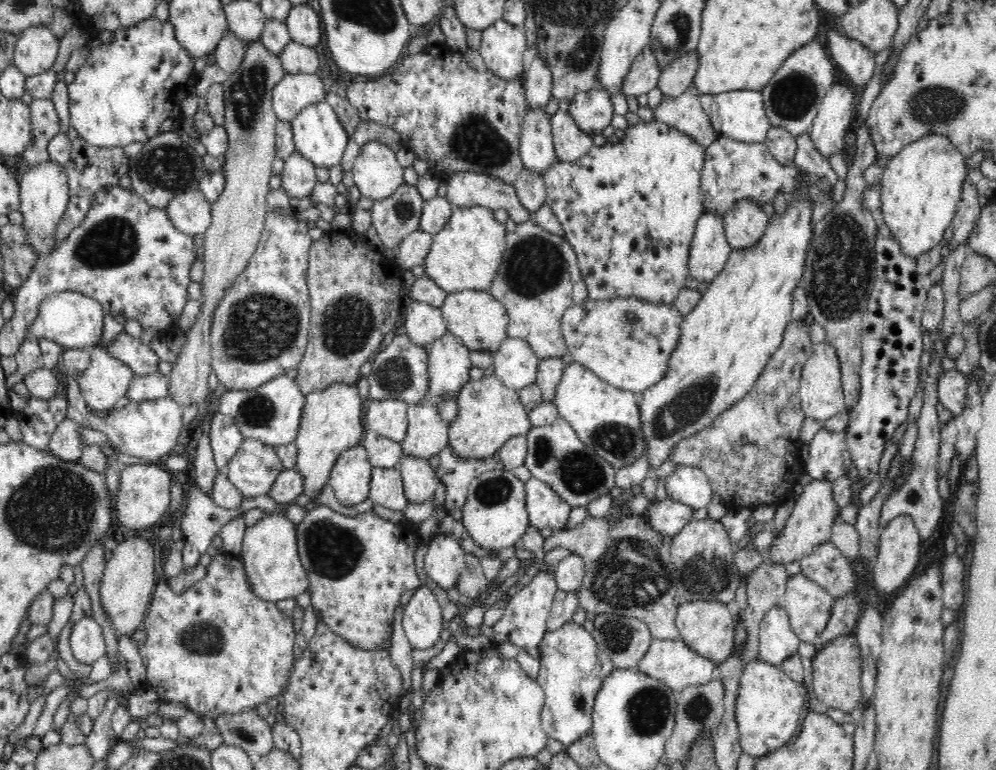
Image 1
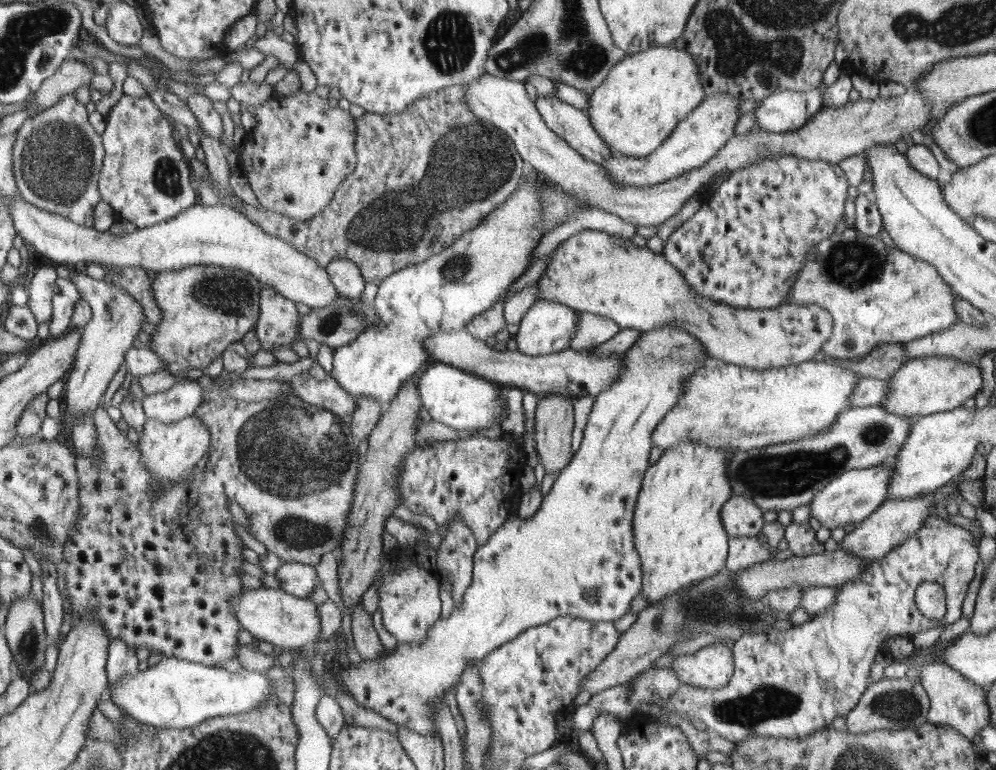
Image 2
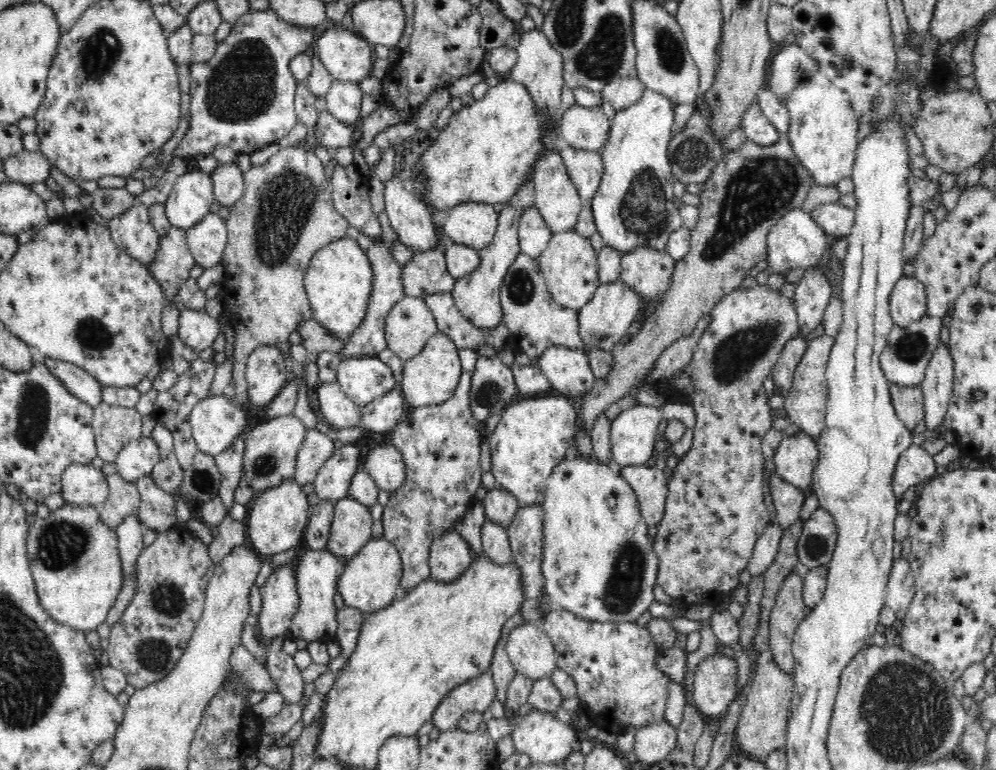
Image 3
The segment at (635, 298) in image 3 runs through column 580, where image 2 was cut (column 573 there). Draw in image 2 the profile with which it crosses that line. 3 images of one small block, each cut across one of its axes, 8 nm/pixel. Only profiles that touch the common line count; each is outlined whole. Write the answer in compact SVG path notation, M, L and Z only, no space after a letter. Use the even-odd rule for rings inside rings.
M537 301L518 324L519 330L515 336L518 350L530 356L544 356L570 349L573 337L577 334L578 312L560 302Z

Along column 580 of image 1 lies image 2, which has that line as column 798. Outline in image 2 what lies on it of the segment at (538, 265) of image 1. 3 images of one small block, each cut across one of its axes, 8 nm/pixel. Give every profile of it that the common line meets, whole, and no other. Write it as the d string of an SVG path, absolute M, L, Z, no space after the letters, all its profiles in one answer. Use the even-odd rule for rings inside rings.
M853 227L852 229L846 229L844 232L838 234L833 232L828 238L825 238L823 242L819 242L815 248L807 252L806 263L804 267L800 268L796 279L794 279L794 285L790 286L790 293L788 293L788 299L786 304L814 304L814 306L820 306L822 310L825 310L833 318L832 322L832 335L830 335L830 341L824 343L822 350L828 357L836 357L839 359L852 359L855 356L862 356L865 354L873 354L876 349L878 352L883 352L885 346L893 345L896 343L908 343L912 340L923 338L924 336L934 334L936 332L944 331L952 326L954 322L959 322L958 313L954 310L953 303L953 290L950 285L946 284L940 276L938 276L934 266L930 266L926 262L902 252L899 248L893 249L887 248L884 245L880 236L866 236L862 231Z

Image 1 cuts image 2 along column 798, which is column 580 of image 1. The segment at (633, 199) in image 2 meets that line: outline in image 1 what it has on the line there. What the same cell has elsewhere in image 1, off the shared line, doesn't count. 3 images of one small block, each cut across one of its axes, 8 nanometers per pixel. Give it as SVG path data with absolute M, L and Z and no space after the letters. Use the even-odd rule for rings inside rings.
M556 111L550 118L550 125L552 125L552 138L557 160L576 162L595 145L593 136L582 131L569 112Z

